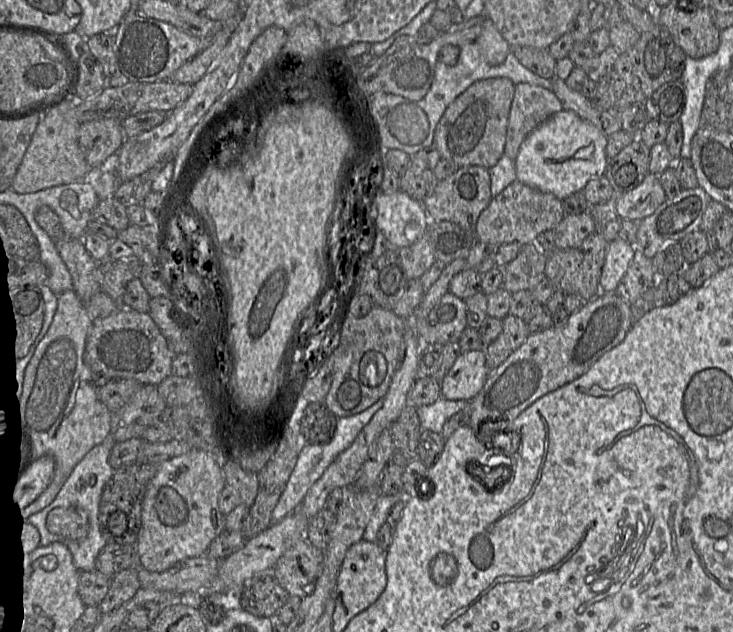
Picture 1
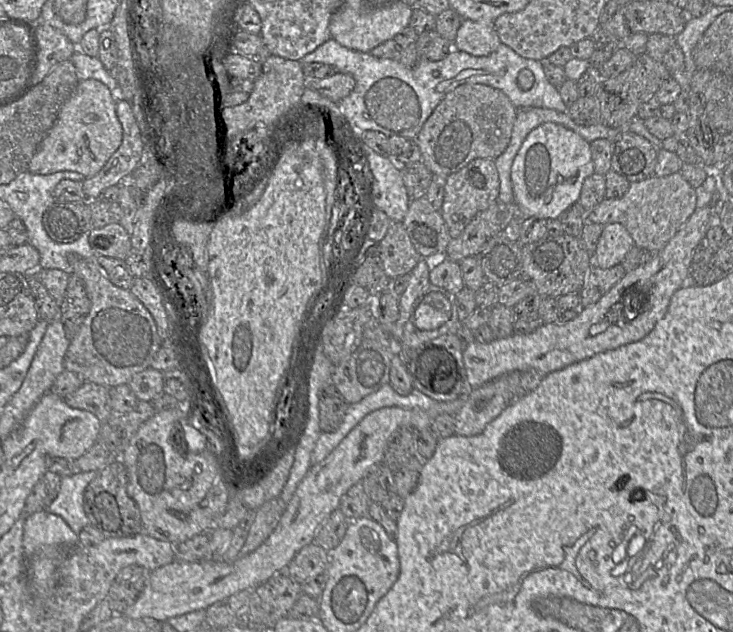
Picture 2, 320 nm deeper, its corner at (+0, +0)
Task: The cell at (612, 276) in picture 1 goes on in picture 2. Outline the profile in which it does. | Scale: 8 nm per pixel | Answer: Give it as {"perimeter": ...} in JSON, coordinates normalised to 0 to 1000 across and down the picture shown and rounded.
{"perimeter":[[[828,354],[809,400],[809,419],[829,426],[847,418],[865,388],[862,373],[849,354]]]}

